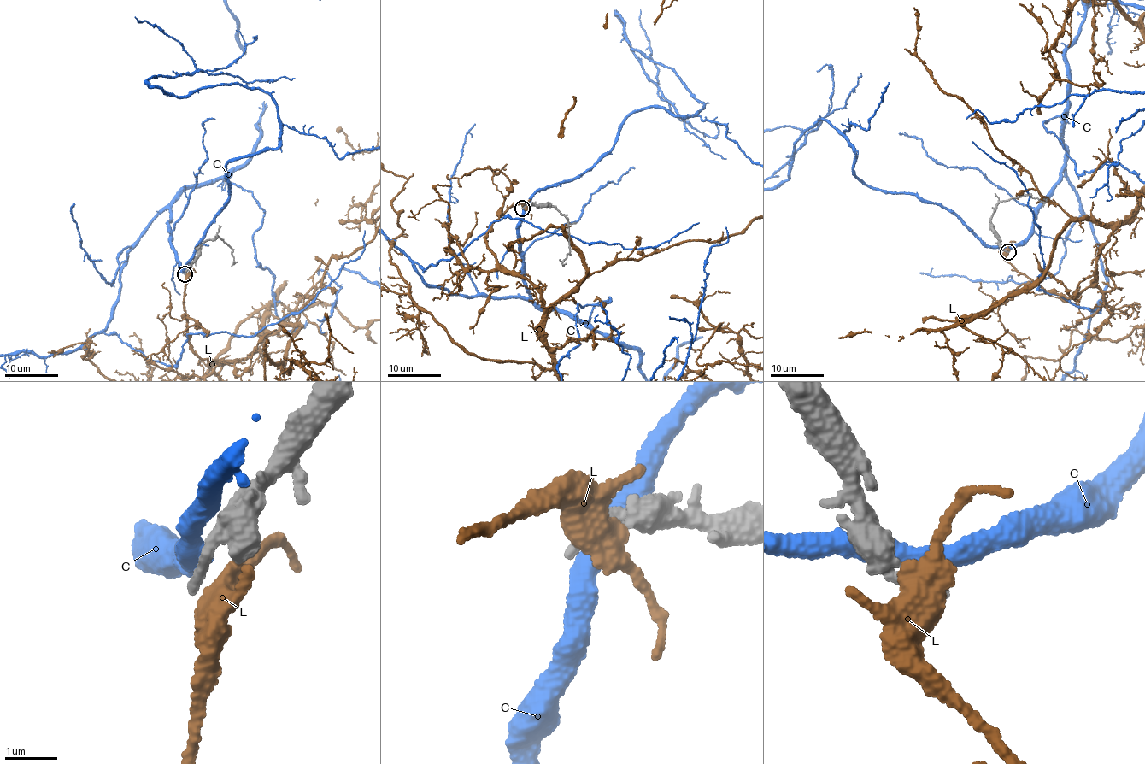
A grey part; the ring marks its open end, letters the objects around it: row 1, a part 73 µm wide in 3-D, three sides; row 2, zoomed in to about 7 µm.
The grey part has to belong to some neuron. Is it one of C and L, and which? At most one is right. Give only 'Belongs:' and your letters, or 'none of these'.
Belongs: none of these

